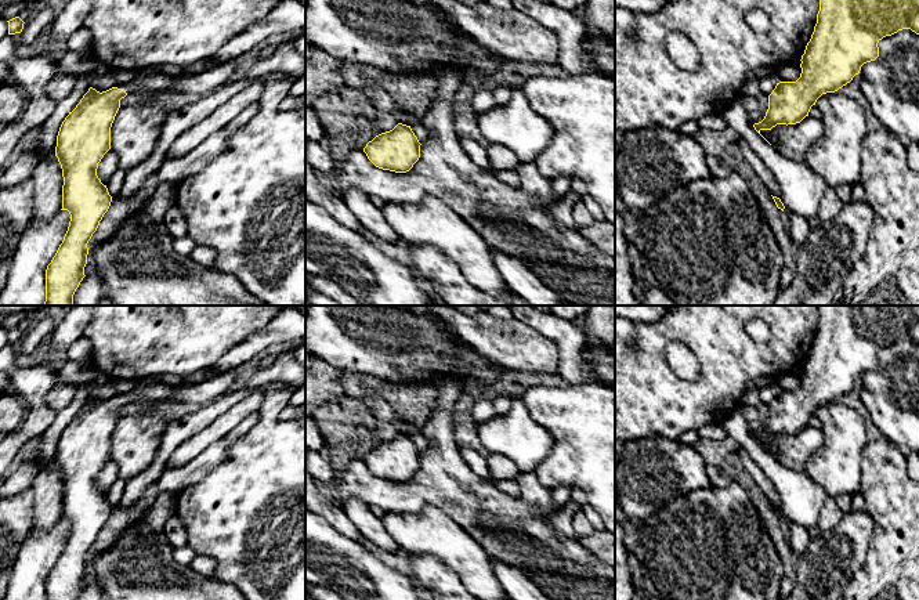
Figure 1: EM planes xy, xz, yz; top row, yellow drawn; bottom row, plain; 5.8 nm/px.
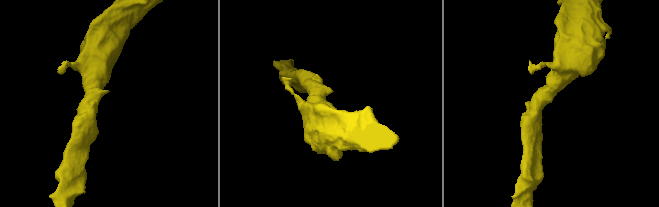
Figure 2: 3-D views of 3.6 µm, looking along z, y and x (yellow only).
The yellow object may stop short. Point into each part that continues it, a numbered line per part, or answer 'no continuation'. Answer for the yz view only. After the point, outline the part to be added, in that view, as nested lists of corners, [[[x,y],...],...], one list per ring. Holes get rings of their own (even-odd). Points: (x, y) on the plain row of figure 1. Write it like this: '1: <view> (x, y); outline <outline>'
no continuation

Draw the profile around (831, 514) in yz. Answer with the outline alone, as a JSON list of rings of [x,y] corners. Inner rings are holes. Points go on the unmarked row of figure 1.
[[[828,498],[821,509],[817,527],[821,531],[832,531],[843,518],[844,513],[839,509],[835,498]]]

